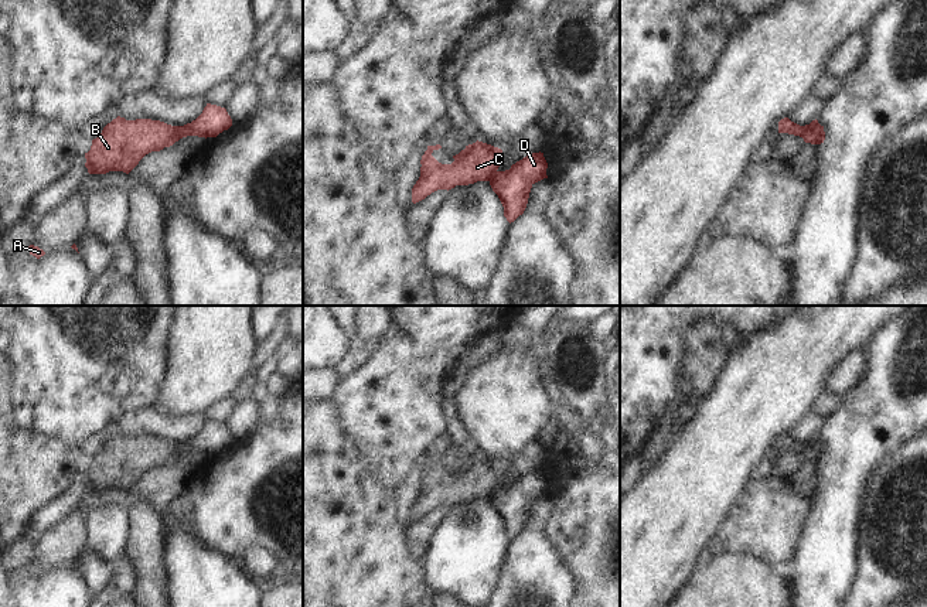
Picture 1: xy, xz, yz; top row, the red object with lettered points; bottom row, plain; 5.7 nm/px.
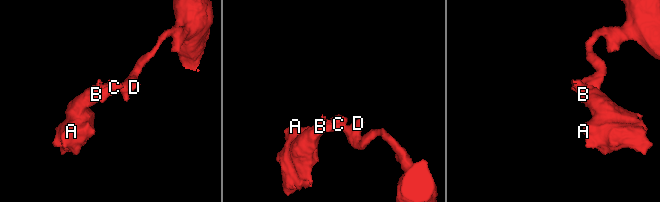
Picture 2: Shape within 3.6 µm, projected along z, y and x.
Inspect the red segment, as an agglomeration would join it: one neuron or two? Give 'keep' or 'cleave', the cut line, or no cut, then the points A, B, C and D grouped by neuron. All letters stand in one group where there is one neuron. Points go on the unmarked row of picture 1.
cleave; cut in xy along (177, 443), (174, 457); A B C / D

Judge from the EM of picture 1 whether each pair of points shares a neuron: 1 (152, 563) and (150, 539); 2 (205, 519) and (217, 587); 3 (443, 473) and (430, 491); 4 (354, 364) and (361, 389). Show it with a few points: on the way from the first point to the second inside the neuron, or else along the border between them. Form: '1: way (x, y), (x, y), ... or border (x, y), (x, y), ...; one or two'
1: way (150, 558), (150, 545); one
2: border (188, 522), (193, 534), (203, 544), (237, 562); two
3: way (439, 477), (435, 487); one
4: border (375, 344), (371, 354), (355, 370), (340, 377); two

